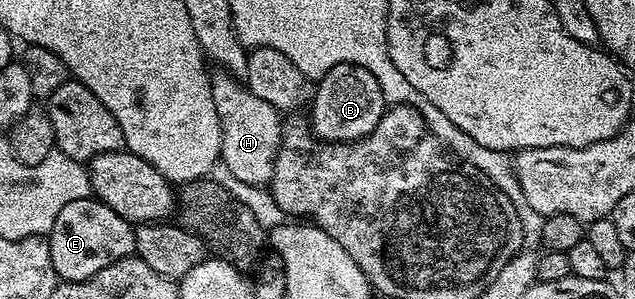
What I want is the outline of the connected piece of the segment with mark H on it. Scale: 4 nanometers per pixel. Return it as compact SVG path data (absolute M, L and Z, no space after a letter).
M224 70L211 77L214 106L220 123L220 160L222 168L240 184L264 184L272 179L274 162L280 149L282 116L270 102L262 102L239 79Z

